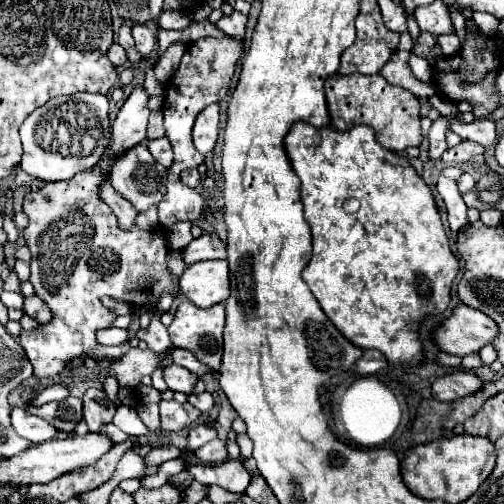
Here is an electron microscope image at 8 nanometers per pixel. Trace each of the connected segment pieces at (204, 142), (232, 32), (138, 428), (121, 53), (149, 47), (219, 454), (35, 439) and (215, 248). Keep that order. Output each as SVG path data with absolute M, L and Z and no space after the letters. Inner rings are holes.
M209 104L195 120L193 142L201 154L209 154L215 148L219 134L219 104Z
M233 12L231 16L223 16L219 22L217 22L217 28L223 30L227 36L231 38L243 38L245 34L245 26L247 26L247 16L241 14L241 12Z
M121 404L115 412L115 418L113 418L113 424L119 426L121 430L135 430L137 436L149 436L149 428L141 422L141 418L137 416L137 410L135 408L129 408L125 404Z
M113 42L113 46L109 48L107 56L109 56L109 60L111 60L111 64L113 64L115 68L121 68L121 66L125 66L125 64L127 64L125 50L123 50L123 48L121 48L117 42Z
M145 24L133 26L133 40L135 40L135 46L137 46L137 50L141 52L143 58L147 58L155 50L155 42L157 42L155 32Z
M215 438L213 442L201 446L195 454L197 454L197 458L201 458L203 464L219 464L219 462L223 462L223 460L229 458L225 442L219 440L219 438Z
M23 408L11 410L11 424L19 436L27 438L33 444L55 440L55 434L59 432L53 424L49 424L47 420L43 420L39 416L27 414Z
M201 234L199 238L191 240L191 244L181 250L181 258L187 266L201 260L225 258L225 244L215 234Z

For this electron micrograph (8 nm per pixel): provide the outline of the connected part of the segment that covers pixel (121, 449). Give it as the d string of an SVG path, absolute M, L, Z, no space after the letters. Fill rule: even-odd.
M129 442L115 444L95 466L83 466L79 470L71 470L71 474L61 474L49 484L31 484L29 494L31 498L51 498L57 502L65 502L77 494L89 492L99 488L101 484L113 478L117 462L129 450Z

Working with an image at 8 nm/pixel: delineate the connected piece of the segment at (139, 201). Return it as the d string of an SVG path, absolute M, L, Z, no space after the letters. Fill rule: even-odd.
M145 144L135 146L127 158L111 166L111 186L129 200L137 212L157 206L167 194L167 170L151 158Z

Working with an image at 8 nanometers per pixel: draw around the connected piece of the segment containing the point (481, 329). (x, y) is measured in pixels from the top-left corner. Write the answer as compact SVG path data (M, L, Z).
M459 304L455 312L437 328L435 344L439 350L455 356L477 354L483 346L493 344L499 336L499 326L481 310Z

